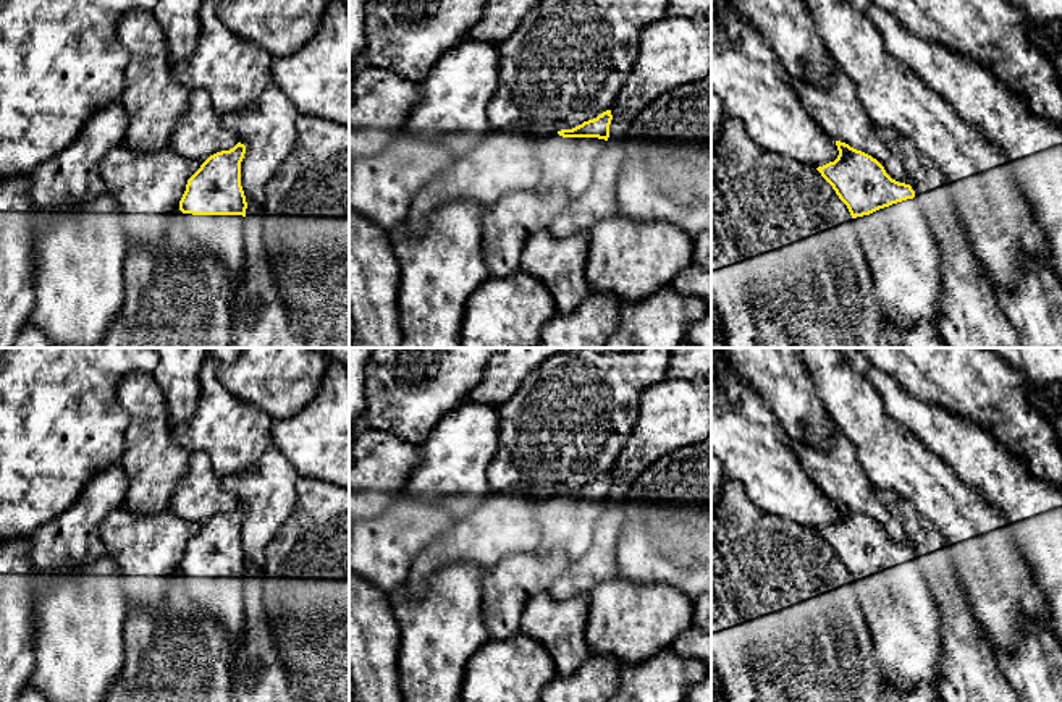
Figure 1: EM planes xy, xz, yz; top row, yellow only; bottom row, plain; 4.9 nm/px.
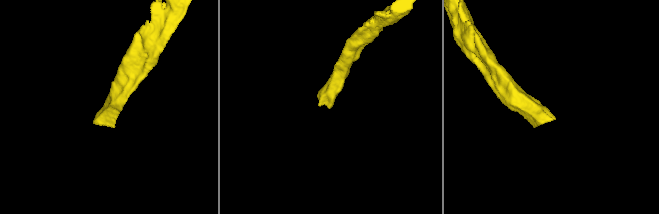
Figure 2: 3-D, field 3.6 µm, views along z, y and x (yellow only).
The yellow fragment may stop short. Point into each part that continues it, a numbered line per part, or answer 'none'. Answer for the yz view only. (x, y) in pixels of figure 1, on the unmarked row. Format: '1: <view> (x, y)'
1: yz (901, 615)

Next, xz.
1: xz (566, 526)

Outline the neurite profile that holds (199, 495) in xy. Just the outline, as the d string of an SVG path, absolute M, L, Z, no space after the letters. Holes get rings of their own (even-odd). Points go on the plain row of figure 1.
M192 451L189 471L175 488L168 508L183 521L204 526L210 518L230 513L238 498L221 485L204 451Z

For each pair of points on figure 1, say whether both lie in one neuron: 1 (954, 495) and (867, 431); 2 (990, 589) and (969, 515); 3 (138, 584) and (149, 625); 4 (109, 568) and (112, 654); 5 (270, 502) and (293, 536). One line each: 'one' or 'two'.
1: one
2: one
3: two
4: one
5: two

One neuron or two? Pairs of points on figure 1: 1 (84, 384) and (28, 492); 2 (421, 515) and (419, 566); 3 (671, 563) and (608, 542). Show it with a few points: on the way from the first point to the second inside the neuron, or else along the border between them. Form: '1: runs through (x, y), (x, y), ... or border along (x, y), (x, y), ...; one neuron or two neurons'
1: runs through (57, 411), (28, 440), (28, 465); one neuron
2: border along (446, 528), (414, 558), (403, 584); two neurons
3: border along (626, 520), (616, 550), (618, 575); two neurons

